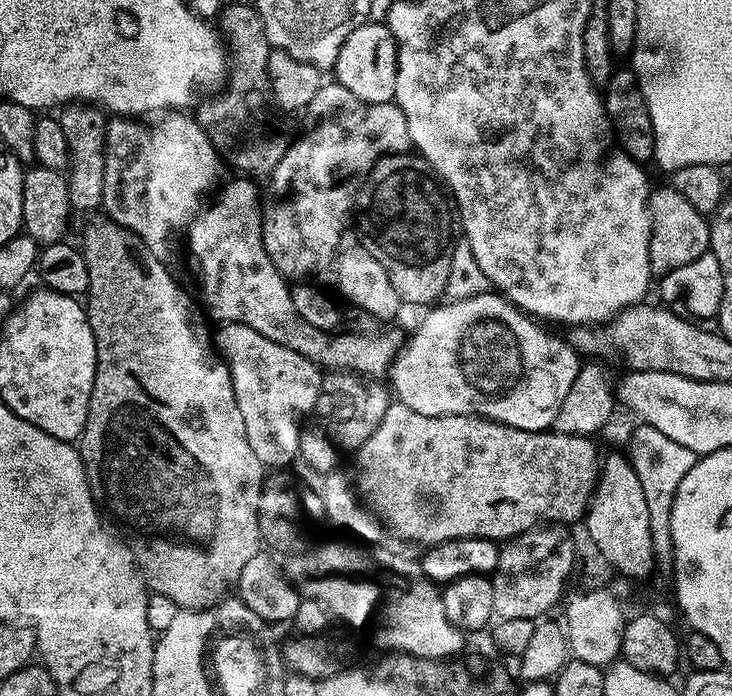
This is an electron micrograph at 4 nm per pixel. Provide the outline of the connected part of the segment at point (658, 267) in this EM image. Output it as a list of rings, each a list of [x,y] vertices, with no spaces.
[[[671,186],[653,187],[648,193],[648,213],[650,214],[650,266],[657,277],[664,276],[686,262],[694,262],[703,252],[709,251],[712,229],[705,213],[694,210],[682,194]]]

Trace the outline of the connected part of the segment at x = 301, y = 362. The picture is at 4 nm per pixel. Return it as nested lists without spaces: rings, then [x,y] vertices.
[[[224,322],[219,325],[220,329],[215,329],[214,343],[220,353],[223,356],[226,363],[228,363],[228,369],[232,375],[232,381],[234,382],[234,394],[238,398],[238,408],[242,410],[242,418],[246,418],[246,438],[250,438],[250,447],[253,448],[254,454],[258,454],[260,461],[264,463],[265,469],[268,470],[284,470],[288,463],[292,459],[297,459],[300,456],[300,437],[302,435],[302,425],[305,423],[304,416],[308,416],[311,412],[317,411],[316,403],[320,397],[320,382],[322,379],[321,369],[313,360],[308,360],[302,354],[298,354],[294,350],[290,350],[286,346],[282,346],[278,342],[272,342],[270,338],[266,338],[246,324],[236,324]]]

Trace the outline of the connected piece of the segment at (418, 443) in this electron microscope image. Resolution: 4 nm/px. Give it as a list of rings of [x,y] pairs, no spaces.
[[[392,402],[389,403],[386,414],[380,425],[374,430],[374,434],[370,434],[370,438],[366,438],[366,442],[362,442],[362,446],[356,449],[351,457],[352,465],[349,468],[341,467],[323,477],[322,512],[323,515],[328,515],[328,520],[334,527],[349,532],[352,535],[349,537],[355,538],[373,549],[393,552],[395,556],[423,554],[436,544],[451,540],[468,540],[471,536],[477,536],[480,540],[507,542],[514,536],[521,536],[523,532],[545,524],[572,526],[576,519],[577,523],[587,513],[588,501],[592,499],[592,491],[596,489],[596,483],[600,477],[602,452],[596,449],[596,442],[595,439],[586,436],[558,434],[551,430],[542,432],[518,430],[500,424],[496,420],[485,420],[483,416],[427,416],[418,414],[418,410],[410,410],[410,406],[405,404]]]

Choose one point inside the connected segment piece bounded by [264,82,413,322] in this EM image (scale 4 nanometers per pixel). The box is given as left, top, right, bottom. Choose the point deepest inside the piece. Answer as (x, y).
(309, 232)

